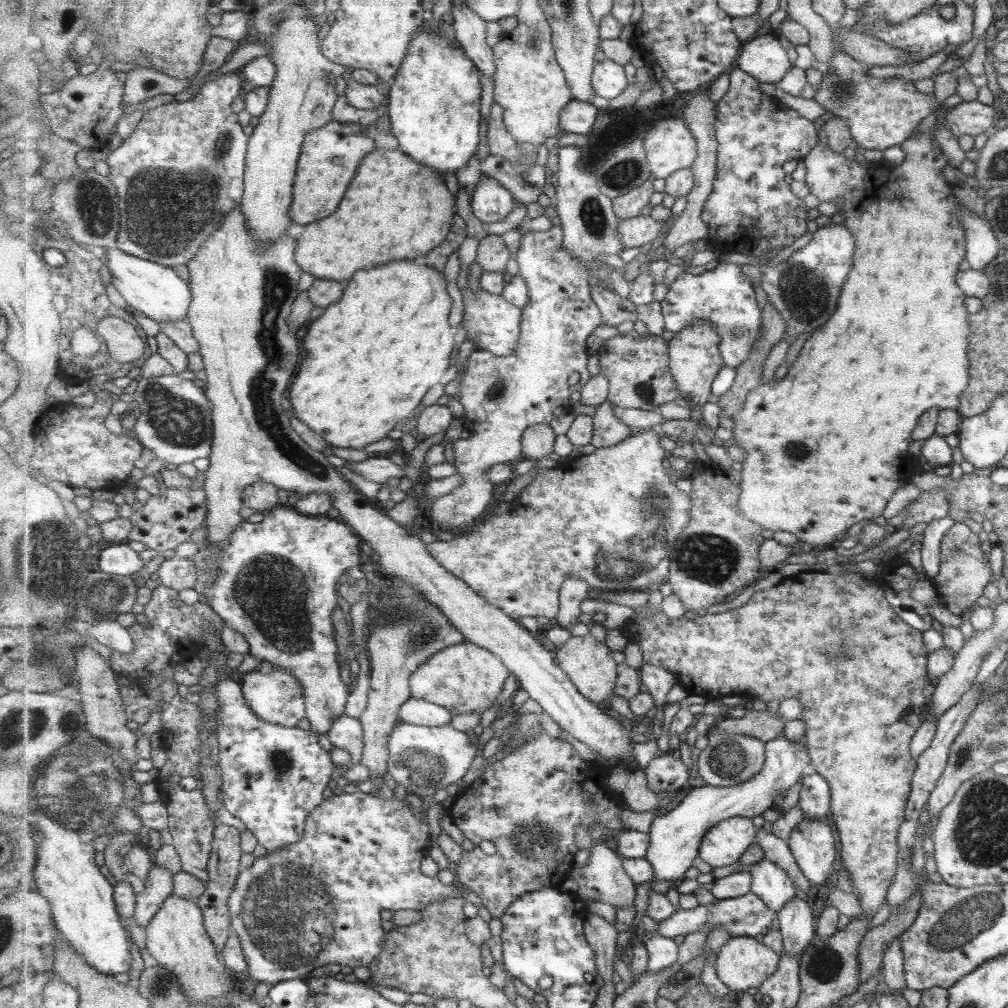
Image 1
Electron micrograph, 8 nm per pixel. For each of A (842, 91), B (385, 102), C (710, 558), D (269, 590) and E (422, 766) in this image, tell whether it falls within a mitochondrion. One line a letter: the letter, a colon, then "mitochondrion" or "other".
A: mitochondrion
B: other
C: mitochondrion
D: mitochondrion
E: mitochondrion

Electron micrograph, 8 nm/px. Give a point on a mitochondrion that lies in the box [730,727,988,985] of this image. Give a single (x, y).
(963, 755)

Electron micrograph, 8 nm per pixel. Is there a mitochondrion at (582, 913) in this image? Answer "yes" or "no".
no

